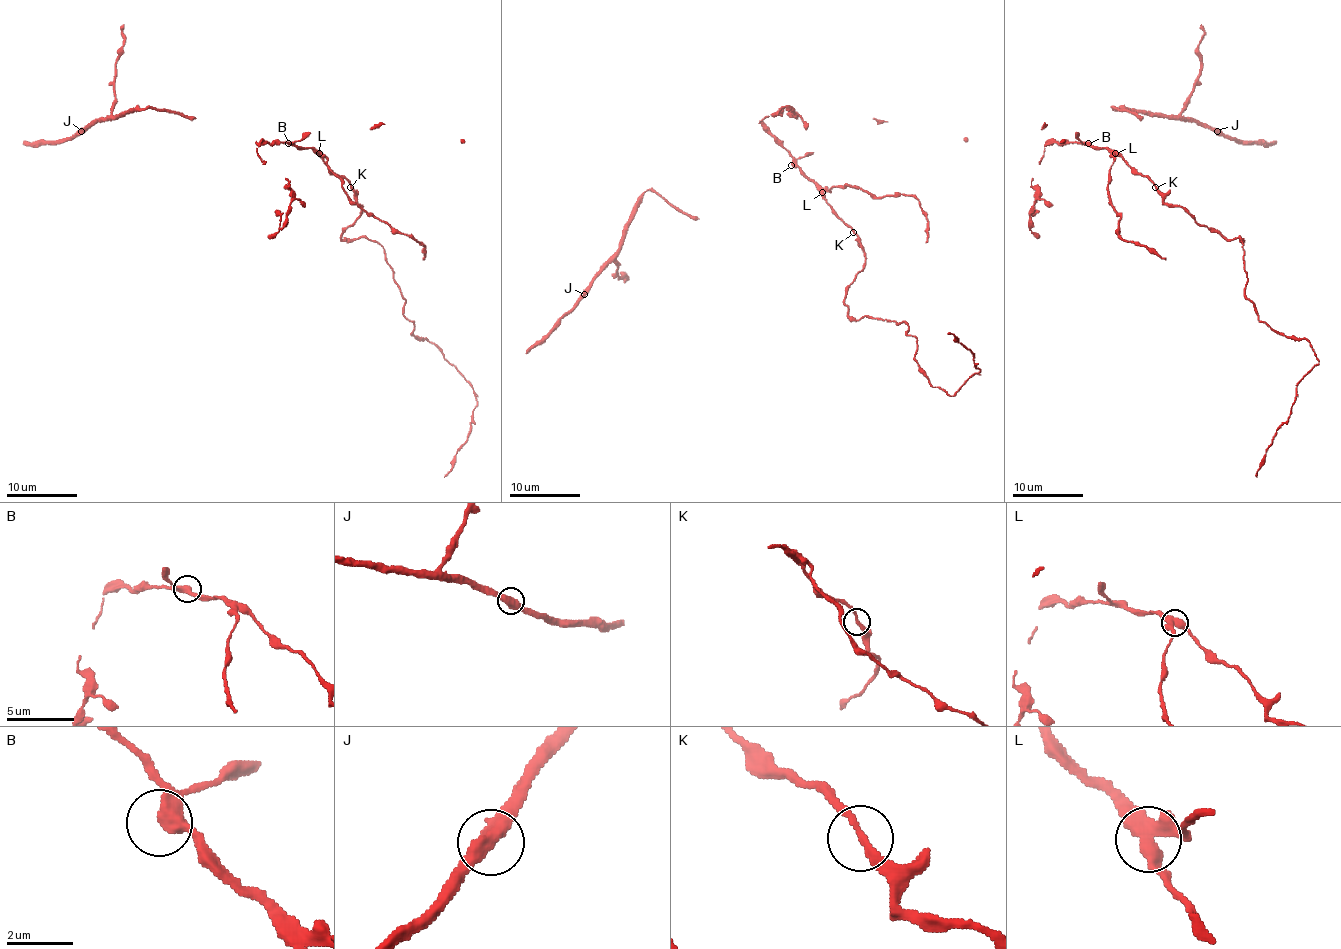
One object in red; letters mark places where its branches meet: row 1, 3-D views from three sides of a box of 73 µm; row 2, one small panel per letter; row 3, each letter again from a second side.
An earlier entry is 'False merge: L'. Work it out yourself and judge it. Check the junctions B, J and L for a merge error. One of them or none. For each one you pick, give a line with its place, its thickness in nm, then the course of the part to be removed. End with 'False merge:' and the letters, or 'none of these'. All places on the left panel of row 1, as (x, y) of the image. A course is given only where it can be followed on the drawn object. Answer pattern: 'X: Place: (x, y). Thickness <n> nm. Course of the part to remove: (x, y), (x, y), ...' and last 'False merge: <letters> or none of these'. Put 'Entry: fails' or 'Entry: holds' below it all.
L: Place: (319, 153). Thickness 440 nm. Course of the part to remove: (319, 154), (361, 207), (342, 239), (366, 237), (384, 249), (412, 332), (471, 385), (469, 435), (444, 477)
False merge: L
Entry: holds

